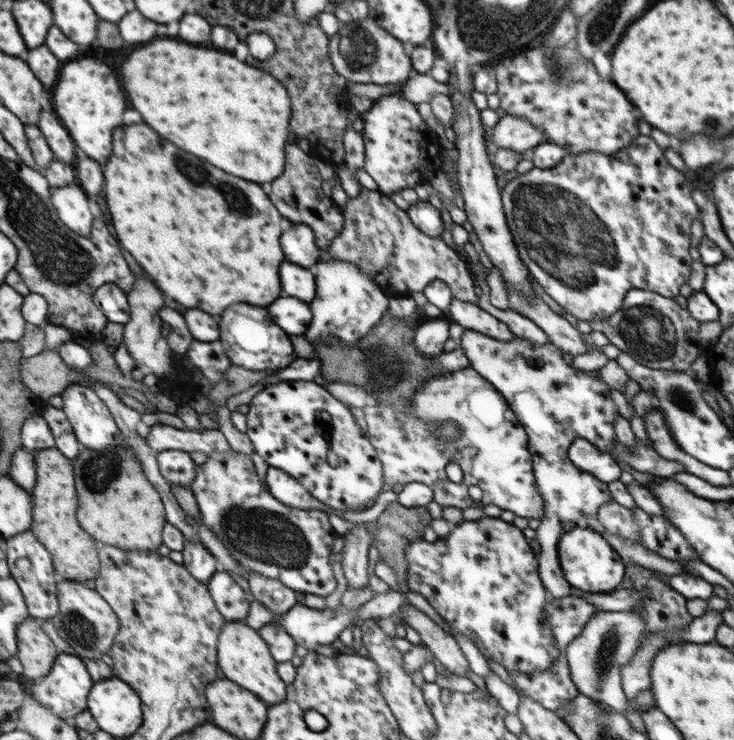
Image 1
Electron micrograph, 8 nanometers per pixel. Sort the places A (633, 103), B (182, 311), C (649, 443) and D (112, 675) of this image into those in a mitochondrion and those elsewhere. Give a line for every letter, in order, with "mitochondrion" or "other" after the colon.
A: other
B: other
C: other
D: other

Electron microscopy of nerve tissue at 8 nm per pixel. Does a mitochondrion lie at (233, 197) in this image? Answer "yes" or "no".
yes

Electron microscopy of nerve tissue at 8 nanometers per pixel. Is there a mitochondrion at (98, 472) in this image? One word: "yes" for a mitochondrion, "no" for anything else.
yes

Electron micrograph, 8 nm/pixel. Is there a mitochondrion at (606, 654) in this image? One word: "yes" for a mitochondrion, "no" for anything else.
yes

